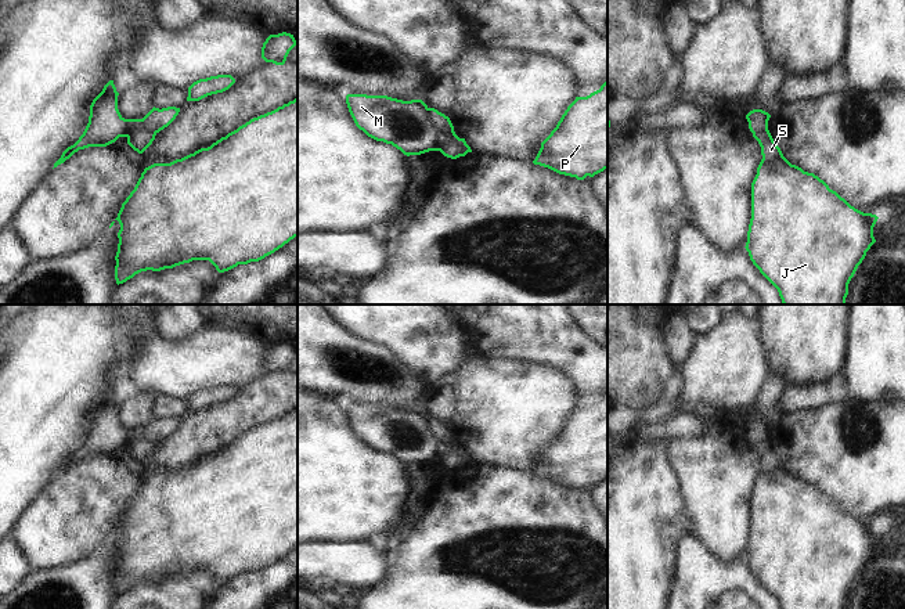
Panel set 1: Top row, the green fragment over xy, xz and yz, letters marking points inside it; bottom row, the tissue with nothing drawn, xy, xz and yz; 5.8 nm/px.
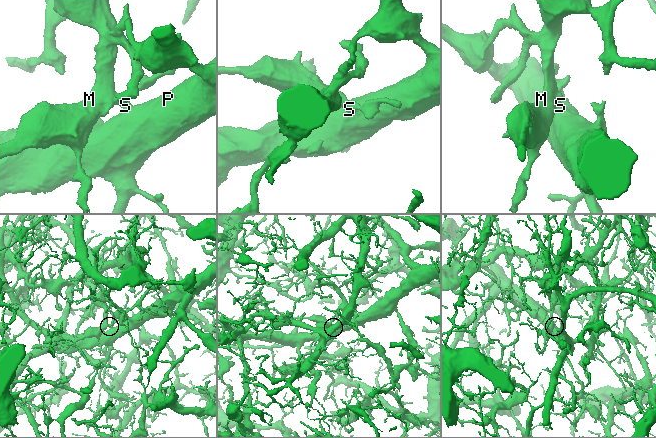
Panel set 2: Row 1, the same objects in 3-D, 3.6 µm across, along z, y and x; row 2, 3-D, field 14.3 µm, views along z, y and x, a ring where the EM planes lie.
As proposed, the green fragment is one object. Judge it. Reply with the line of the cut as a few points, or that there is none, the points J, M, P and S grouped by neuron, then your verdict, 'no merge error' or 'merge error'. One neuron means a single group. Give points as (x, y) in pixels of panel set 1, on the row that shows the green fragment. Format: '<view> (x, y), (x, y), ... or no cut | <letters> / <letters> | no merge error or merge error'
xz (428, 108), (428, 121), (446, 137), (439, 150) | J P S / M | merge error

